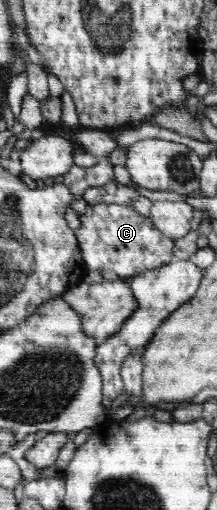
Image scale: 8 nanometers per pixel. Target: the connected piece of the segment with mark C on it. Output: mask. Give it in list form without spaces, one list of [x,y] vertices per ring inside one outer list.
[[[113,203],[88,205],[84,215],[79,215],[81,228],[75,232],[77,246],[88,269],[111,269],[119,278],[131,279],[147,270],[154,270],[177,259],[174,254],[174,241],[155,228],[150,218],[142,216],[132,206]]]

